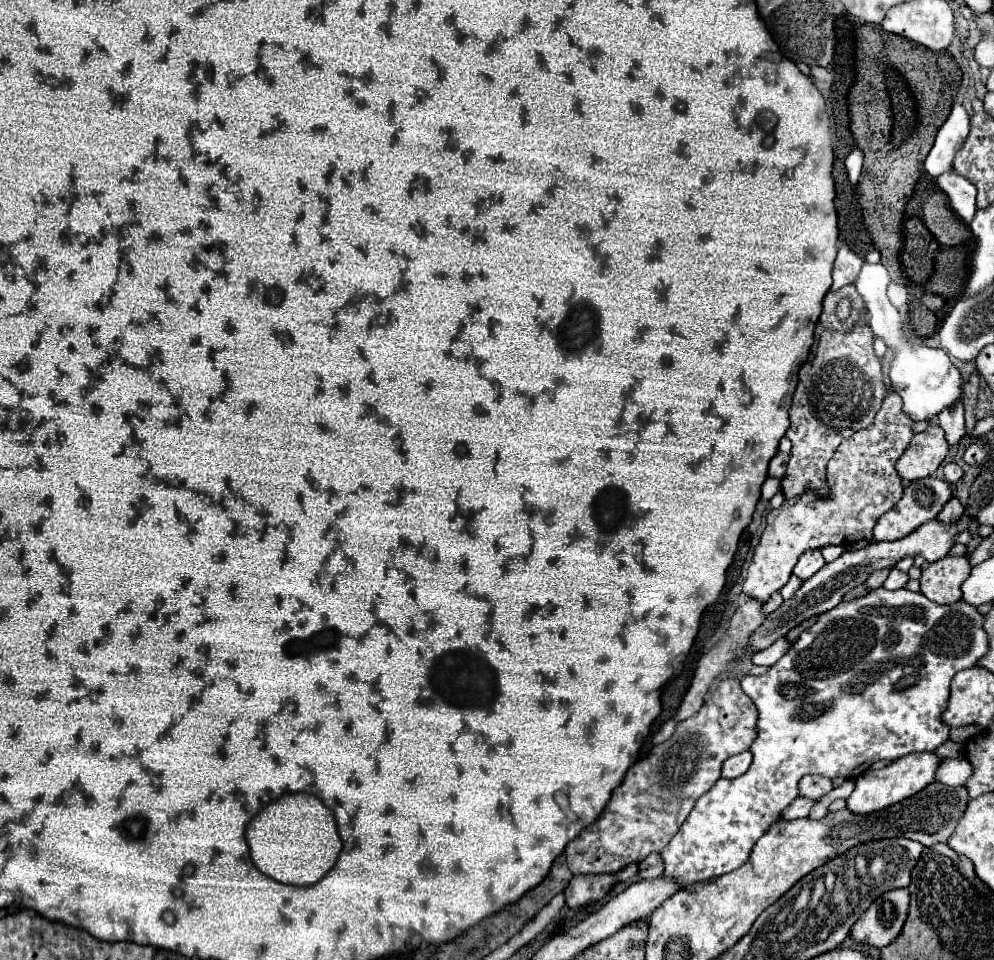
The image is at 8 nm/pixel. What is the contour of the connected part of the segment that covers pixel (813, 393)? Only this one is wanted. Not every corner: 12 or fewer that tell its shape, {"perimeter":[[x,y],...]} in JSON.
{"perimeter":[[865,319],[825,329],[789,409],[785,499],[827,497],[827,461],[887,391]]}

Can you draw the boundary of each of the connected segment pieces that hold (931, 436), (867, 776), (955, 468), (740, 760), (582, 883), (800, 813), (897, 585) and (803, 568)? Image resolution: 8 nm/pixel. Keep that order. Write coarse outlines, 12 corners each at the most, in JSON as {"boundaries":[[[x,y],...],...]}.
{"boundaries":[[[929,425],[897,461],[907,481],[929,477],[949,447],[943,429]],[[913,753],[857,777],[847,809],[869,815],[933,783],[939,757]],[[947,463],[945,481],[955,483],[961,479],[963,469],[957,463]],[[751,751],[723,763],[721,777],[739,777],[751,765]],[[573,875],[569,909],[603,901],[615,875]],[[793,799],[783,811],[783,819],[791,821],[807,817],[815,799]],[[891,569],[885,589],[901,589],[909,581],[907,573]],[[819,549],[799,557],[793,575],[805,581],[815,575],[825,559]]]}

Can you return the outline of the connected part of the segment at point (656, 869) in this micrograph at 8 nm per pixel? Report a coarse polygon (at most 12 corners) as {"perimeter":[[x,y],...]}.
{"perimeter":[[653,853],[639,863],[639,879],[663,873],[663,859]]}

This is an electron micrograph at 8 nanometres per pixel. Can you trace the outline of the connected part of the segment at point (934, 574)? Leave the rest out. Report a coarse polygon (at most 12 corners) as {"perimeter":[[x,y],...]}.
{"perimeter":[[967,557],[923,567],[921,593],[939,605],[961,599]]}

